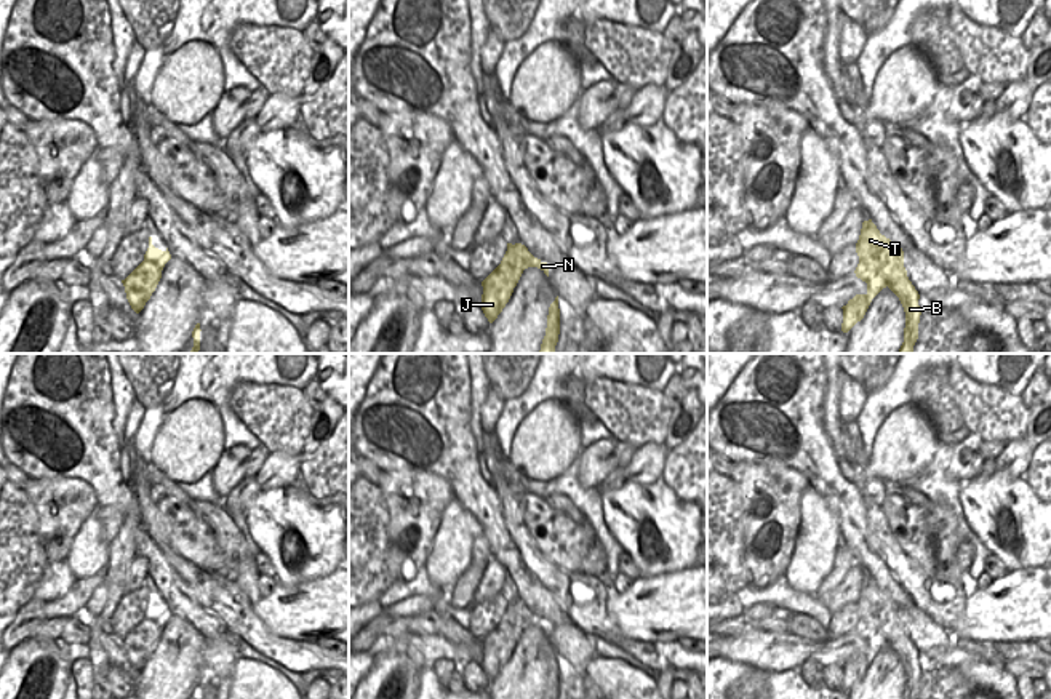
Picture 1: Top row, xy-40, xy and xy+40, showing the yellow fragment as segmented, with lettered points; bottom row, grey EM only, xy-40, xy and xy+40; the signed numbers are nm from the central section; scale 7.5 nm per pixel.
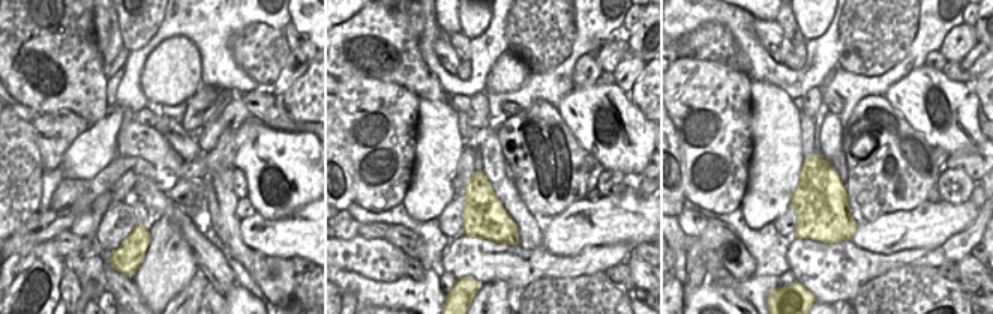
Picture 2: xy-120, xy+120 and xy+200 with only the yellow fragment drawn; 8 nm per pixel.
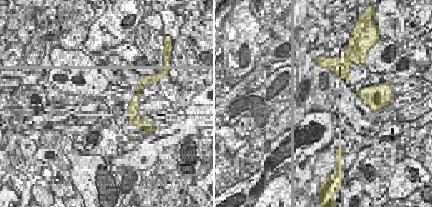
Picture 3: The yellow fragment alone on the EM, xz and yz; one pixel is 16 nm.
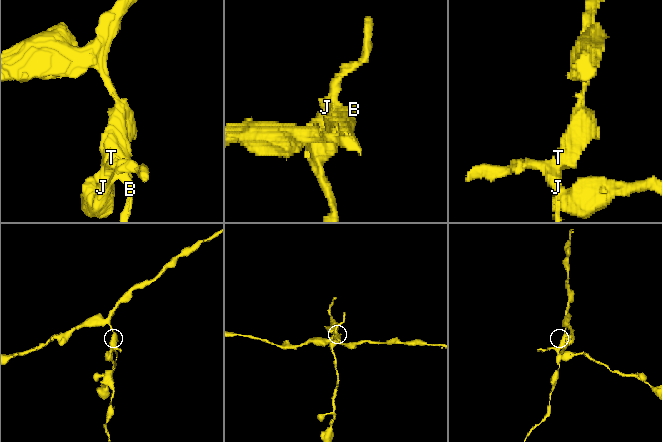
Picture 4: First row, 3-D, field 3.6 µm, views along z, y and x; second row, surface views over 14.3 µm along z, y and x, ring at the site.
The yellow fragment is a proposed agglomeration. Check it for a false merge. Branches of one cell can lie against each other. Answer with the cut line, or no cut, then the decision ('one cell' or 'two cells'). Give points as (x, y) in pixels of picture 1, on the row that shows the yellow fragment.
cut xy+40 (859, 259), (877, 266), (888, 285); two cells

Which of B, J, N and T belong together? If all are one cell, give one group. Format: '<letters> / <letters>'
B N T / J

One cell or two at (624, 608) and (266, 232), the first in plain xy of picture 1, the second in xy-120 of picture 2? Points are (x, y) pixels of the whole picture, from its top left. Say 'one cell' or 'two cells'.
one cell

